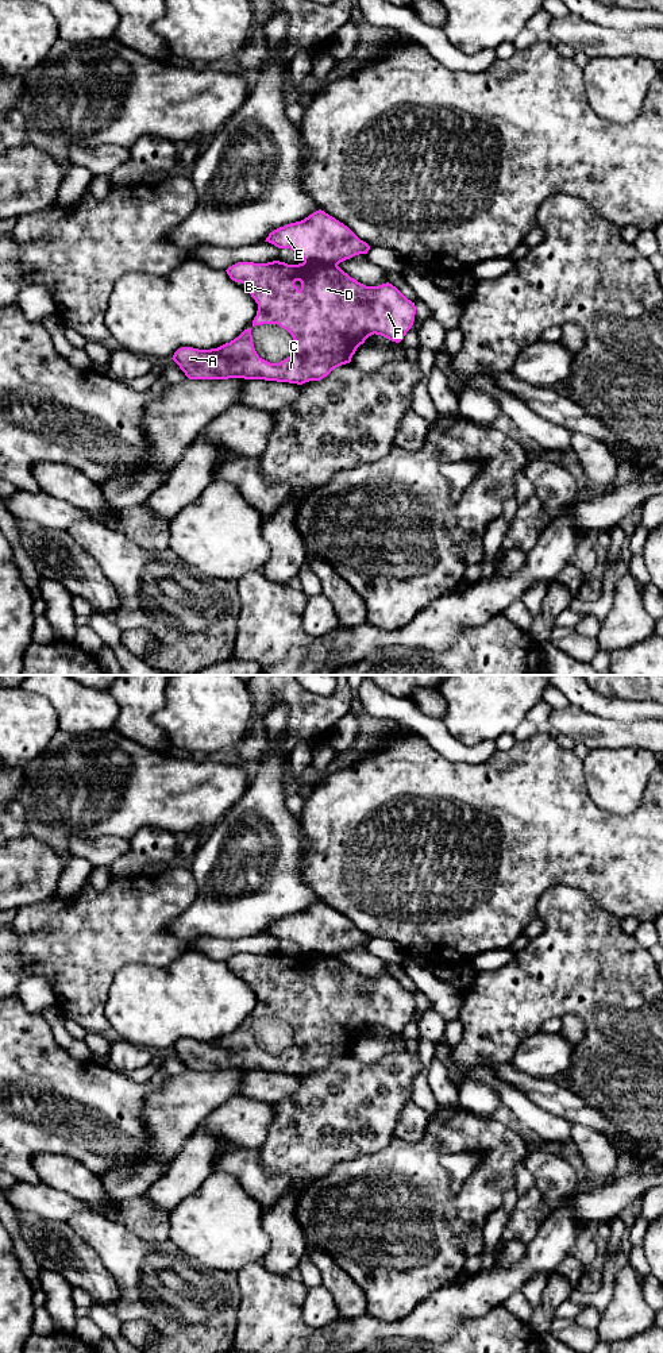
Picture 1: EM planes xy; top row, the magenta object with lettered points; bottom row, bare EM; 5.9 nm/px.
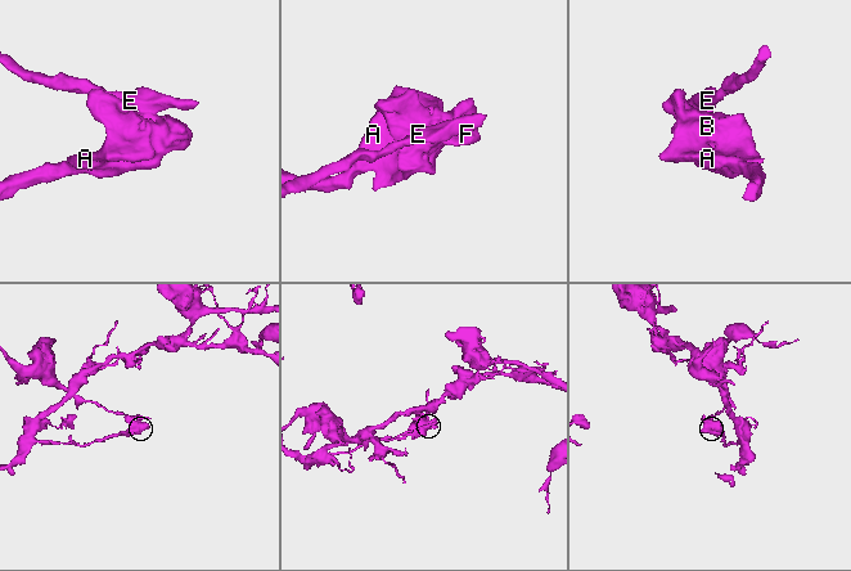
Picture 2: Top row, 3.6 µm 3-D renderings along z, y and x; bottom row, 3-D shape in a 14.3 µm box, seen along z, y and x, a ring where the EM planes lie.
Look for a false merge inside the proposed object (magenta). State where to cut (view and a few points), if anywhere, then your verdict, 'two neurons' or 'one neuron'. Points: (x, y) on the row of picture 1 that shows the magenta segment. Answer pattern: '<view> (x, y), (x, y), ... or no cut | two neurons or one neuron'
xy (304, 261), (336, 265) | two neurons

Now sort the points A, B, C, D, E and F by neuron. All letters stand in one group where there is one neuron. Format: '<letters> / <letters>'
A B C D F / E

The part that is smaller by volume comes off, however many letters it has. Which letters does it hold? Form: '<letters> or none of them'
A, B, C, D, F

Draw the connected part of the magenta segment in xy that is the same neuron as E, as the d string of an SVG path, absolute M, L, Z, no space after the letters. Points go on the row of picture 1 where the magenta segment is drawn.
M321 209L274 230L265 242L297 251L305 263L339 265L370 250L347 226Z

